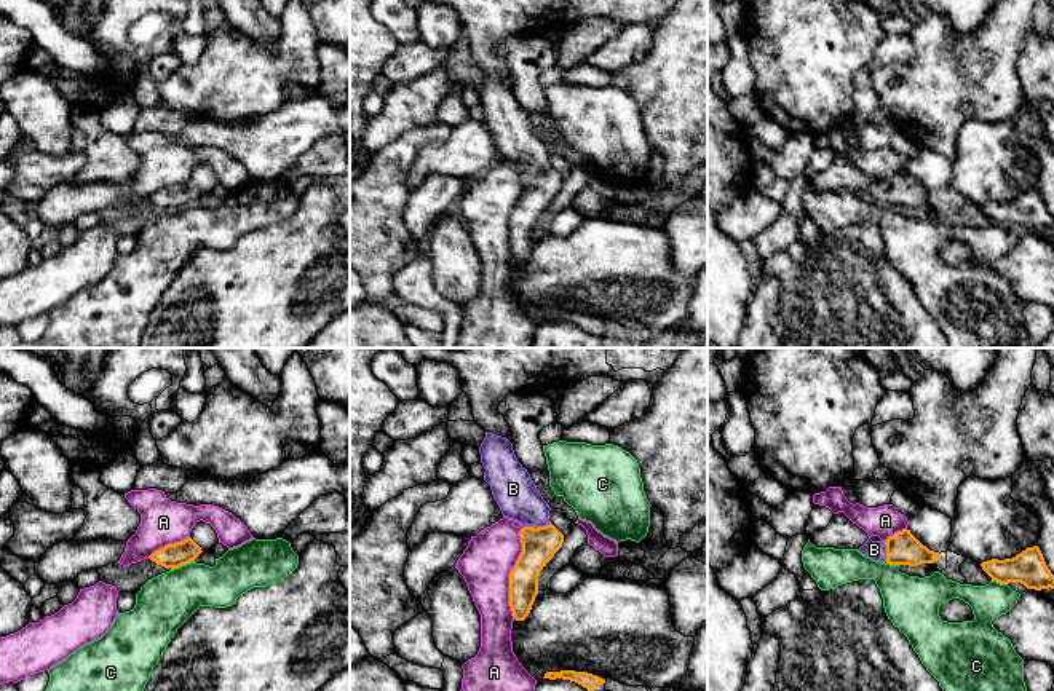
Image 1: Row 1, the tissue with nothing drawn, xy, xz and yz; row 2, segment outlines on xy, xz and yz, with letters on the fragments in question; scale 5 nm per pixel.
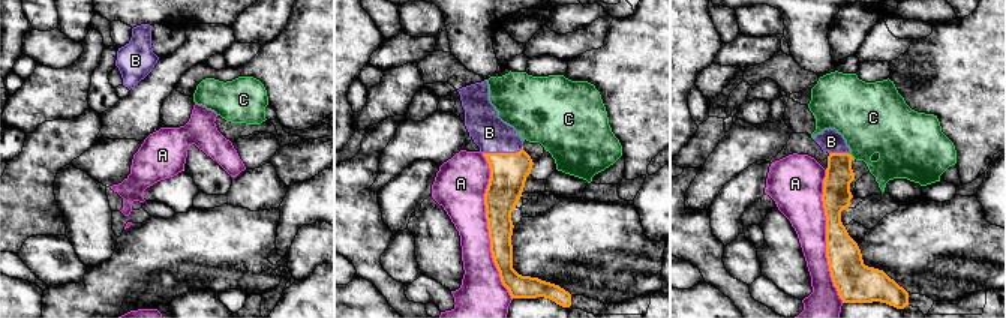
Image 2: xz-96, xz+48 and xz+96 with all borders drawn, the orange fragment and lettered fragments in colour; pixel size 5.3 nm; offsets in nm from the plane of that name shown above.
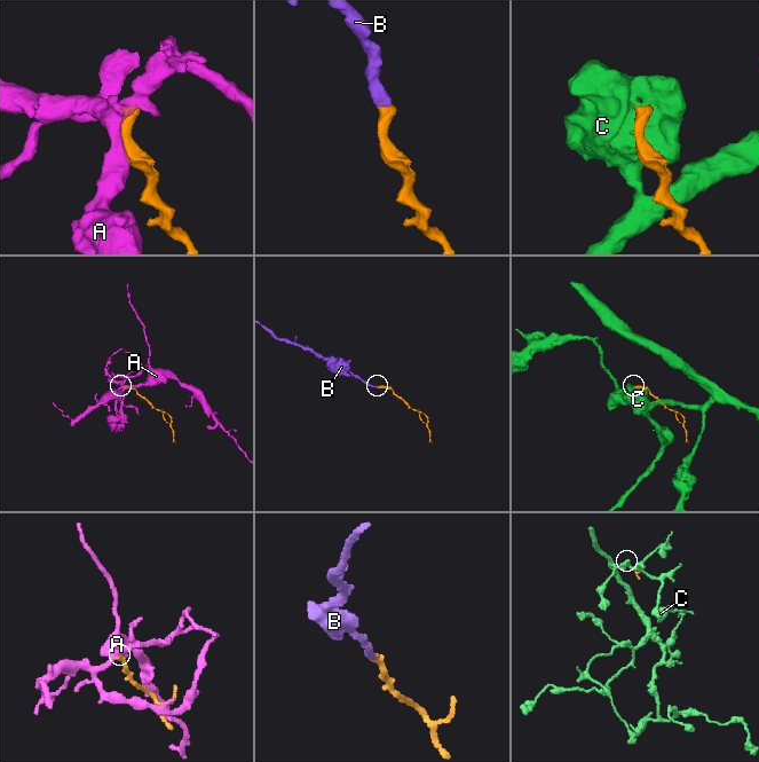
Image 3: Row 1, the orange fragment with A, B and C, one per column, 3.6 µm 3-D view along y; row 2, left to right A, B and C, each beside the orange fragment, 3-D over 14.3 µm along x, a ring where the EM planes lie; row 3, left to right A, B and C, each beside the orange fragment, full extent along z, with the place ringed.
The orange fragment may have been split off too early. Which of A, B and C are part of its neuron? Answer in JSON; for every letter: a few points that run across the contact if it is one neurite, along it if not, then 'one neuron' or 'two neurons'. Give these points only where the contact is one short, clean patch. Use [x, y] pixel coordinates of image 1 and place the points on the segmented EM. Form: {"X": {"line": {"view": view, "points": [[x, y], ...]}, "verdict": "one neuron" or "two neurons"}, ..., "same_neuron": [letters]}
{"A": {"verdict": "two neurons"}, "B": {"verdict": "one neuron"}, "C": {"verdict": "two neurons"}, "same_neuron": ["B"]}

